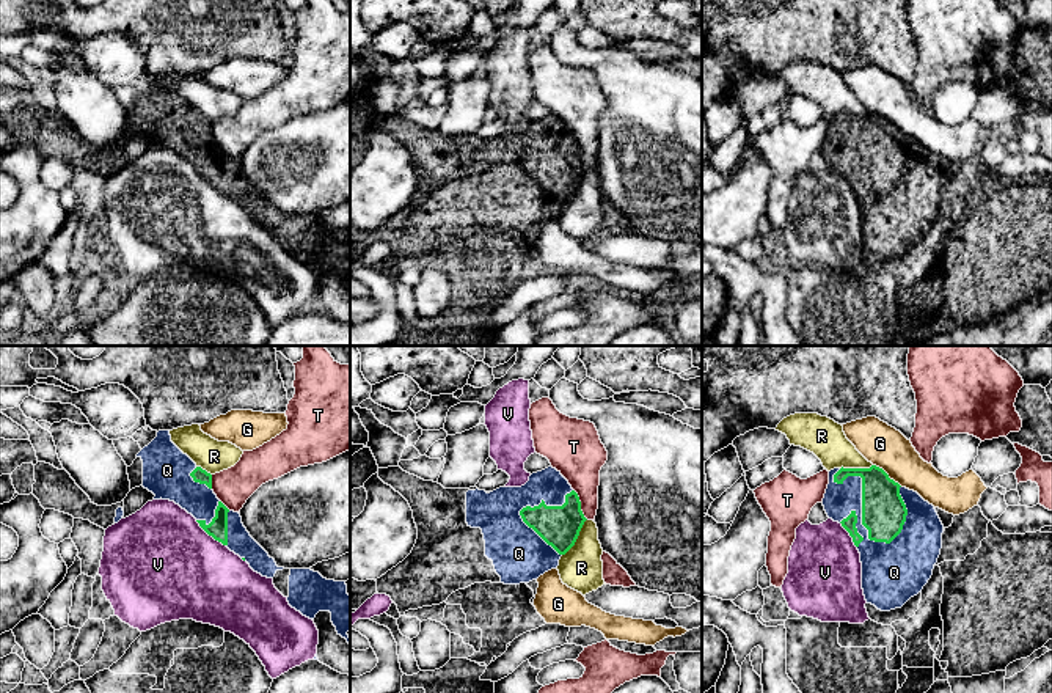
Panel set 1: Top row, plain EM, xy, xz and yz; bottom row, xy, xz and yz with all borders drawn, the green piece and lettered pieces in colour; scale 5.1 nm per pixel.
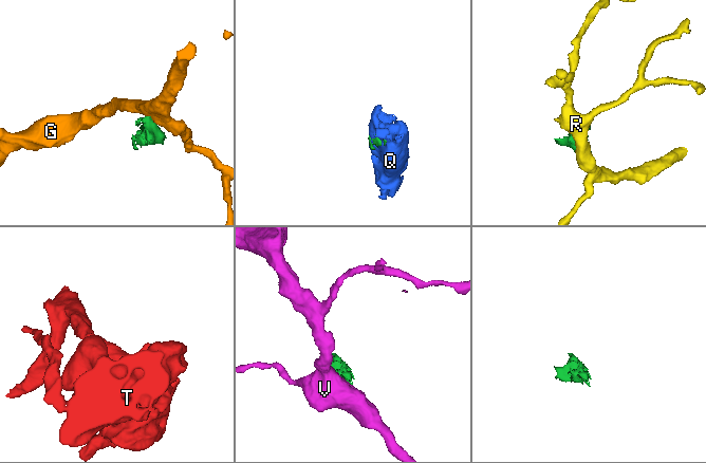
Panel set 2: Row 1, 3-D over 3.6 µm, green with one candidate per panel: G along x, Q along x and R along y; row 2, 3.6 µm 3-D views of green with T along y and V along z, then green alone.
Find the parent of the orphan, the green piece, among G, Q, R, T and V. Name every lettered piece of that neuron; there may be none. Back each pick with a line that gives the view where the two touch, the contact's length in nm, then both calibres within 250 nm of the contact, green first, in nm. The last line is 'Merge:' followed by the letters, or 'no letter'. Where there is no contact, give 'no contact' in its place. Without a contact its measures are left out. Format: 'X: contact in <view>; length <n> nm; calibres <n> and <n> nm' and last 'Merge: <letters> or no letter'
Q: contact in yz; length 460 nm; calibres 220 and 160 nm
Merge: Q

